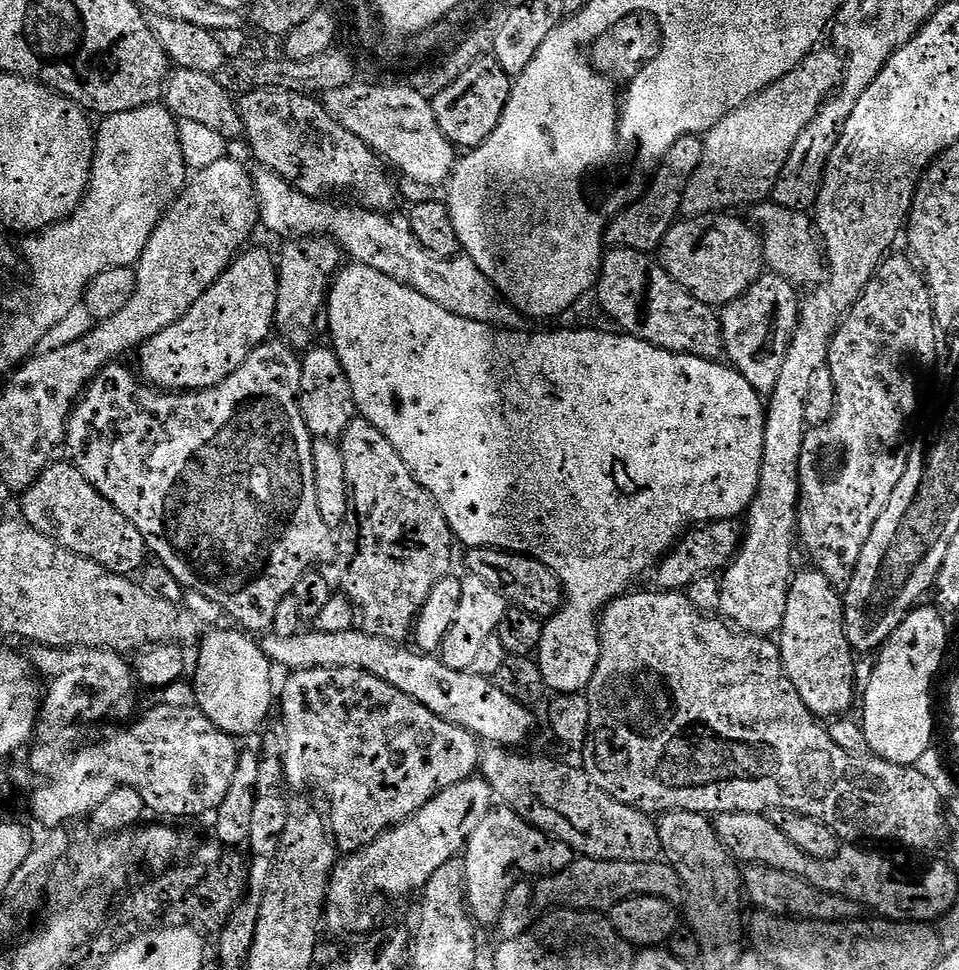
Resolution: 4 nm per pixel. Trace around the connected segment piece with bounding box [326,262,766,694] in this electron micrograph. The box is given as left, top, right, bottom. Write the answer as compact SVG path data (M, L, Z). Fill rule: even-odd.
M355 262L341 267L336 273L332 286L328 289L326 307L328 332L330 337L332 336L330 344L342 362L342 370L346 370L346 378L350 378L350 390L354 390L357 413L370 421L375 428L382 430L382 434L386 434L390 446L398 450L402 462L406 462L416 481L432 495L434 502L438 502L453 537L459 543L461 540L465 549L499 548L501 552L528 556L532 560L547 564L559 578L564 601L560 611L543 625L538 647L538 663L545 689L549 693L583 693L587 689L588 683L594 678L594 670L600 657L600 613L608 607L611 600L617 600L635 585L632 583L635 582L636 576L642 575L647 568L655 569L665 555L680 543L686 532L684 524L703 526L714 520L735 520L747 513L753 498L756 497L758 478L762 470L766 404L761 393L756 392L754 386L750 386L750 382L746 382L746 378L742 378L742 374L727 363L667 352L655 348L650 342L621 334L616 330L599 332L596 328L560 328L557 332L528 333L524 332L525 330L495 328L493 324L462 318L446 310L446 306L430 302L426 294L418 294L418 290L402 282L394 282L394 278L370 266ZM623 412L633 412L636 416L642 415L643 412L672 412L672 445L636 444L632 448L634 455L644 455L645 462L656 463L656 468L643 468L640 464L628 465L623 460L623 456L628 452L628 444L623 440ZM552 496L556 499L556 512L560 516L552 516Z

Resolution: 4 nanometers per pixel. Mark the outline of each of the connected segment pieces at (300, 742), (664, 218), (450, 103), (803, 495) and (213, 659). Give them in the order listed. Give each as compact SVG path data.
M311 668L291 673L287 678L289 680L285 682L284 689L281 692L279 689L278 692L278 712L280 708L280 716L284 719L284 752L282 751L284 782L289 789L297 788L298 791L304 792L308 787L312 787L317 788L322 795L328 796L329 802L332 803L330 831L341 853L351 854L357 852L359 848L364 848L370 842L377 840L389 828L396 827L403 820L409 820L415 812L422 810L422 806L426 806L426 802L430 802L430 798L446 790L446 786L454 786L458 782L473 779L477 775L482 744L475 734L438 718L438 714L430 710L421 708L418 702L414 702L414 698L402 694L402 690L394 690L390 682L382 682L382 678L374 678L374 674L353 668Z
M699 135L680 136L678 142L666 154L666 158L656 169L643 197L619 212L608 224L604 232L604 243L608 248L629 248L635 252L655 253L666 234L677 223L681 215L682 194L686 194L686 186L690 178L694 178L694 170L702 162L703 139Z
M485 54L481 60L480 58L481 56L473 59L457 80L453 80L439 94L431 97L430 115L438 118L442 134L446 134L448 141L460 150L471 150L484 144L486 138L494 134L502 114L508 111L512 98L513 77L508 76L506 70L502 70L495 56Z
M892 254L885 259L880 268L872 276L871 282L866 286L866 290L858 298L858 302L848 311L840 323L840 329L836 332L836 337L832 340L830 354L828 355L828 368L833 375L833 384L836 387L836 405L833 408L833 414L825 424L816 427L809 427L804 434L802 442L802 458L800 459L800 511L798 513L798 540L808 551L808 556L812 559L811 567L817 572L821 572L828 581L832 583L833 588L843 590L848 587L850 578L854 574L854 566L862 554L862 546L870 538L870 530L878 522L882 510L886 510L886 502L890 502L890 494L902 482L902 474L906 474L908 465L908 454L910 451L910 432L908 436L908 427L912 424L912 419L921 411L920 391L924 388L924 383L928 380L928 375L932 372L932 363L936 360L936 340L938 344L938 329L936 321L932 315L932 296L928 293L928 285L924 282L924 277L918 271L917 265L913 263L907 255L896 256Z
M243 631L212 632L199 641L200 657L196 660L196 700L201 712L230 737L241 738L256 732L264 724L268 711L274 708L274 688L272 692L272 672L274 665L259 643Z

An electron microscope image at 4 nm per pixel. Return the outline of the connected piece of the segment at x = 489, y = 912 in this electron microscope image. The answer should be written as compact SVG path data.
M493 807L482 818L478 830L470 834L462 853L468 911L477 925L495 925L504 909L510 889L524 878L543 878L565 872L572 866L574 853L569 844L563 844L540 828L528 824L513 808Z

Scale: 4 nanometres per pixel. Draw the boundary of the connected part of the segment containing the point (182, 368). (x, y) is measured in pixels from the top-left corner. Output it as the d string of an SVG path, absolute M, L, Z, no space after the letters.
M264 248L241 251L228 271L178 323L154 334L138 349L138 372L147 383L166 392L201 392L234 374L273 335L280 274L277 261Z

